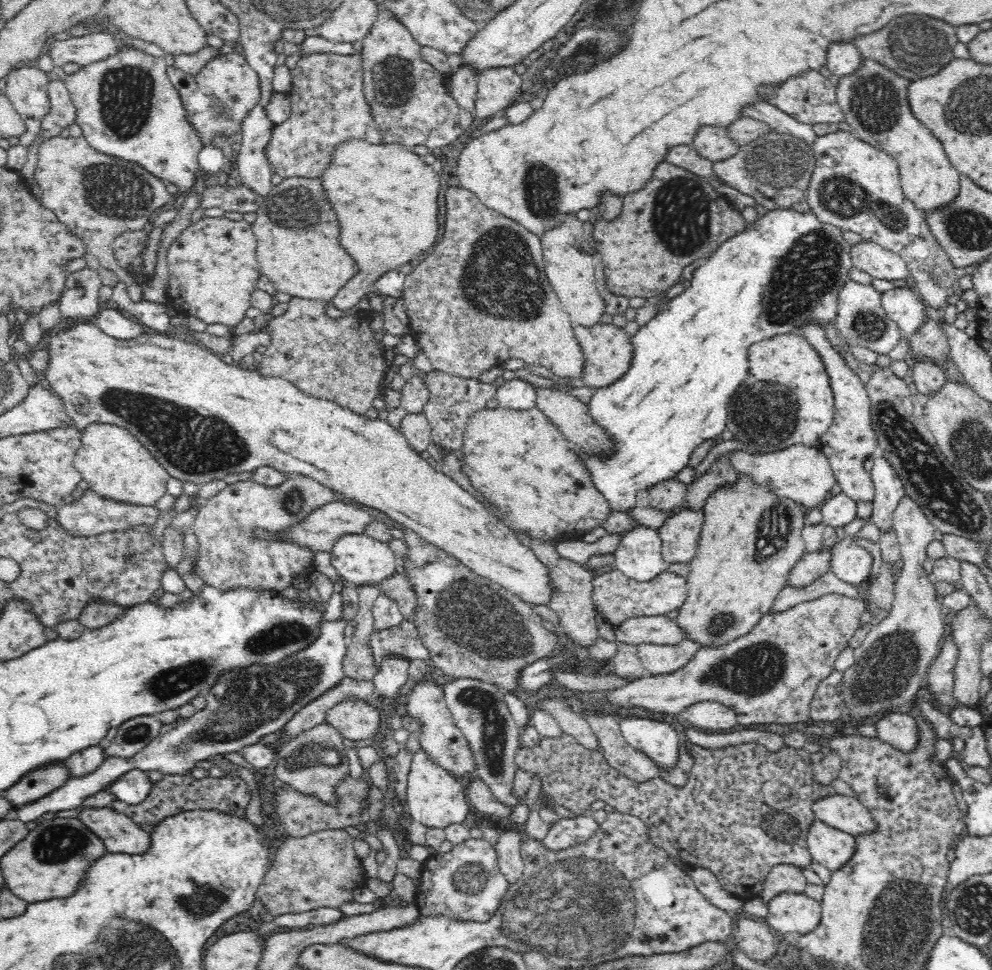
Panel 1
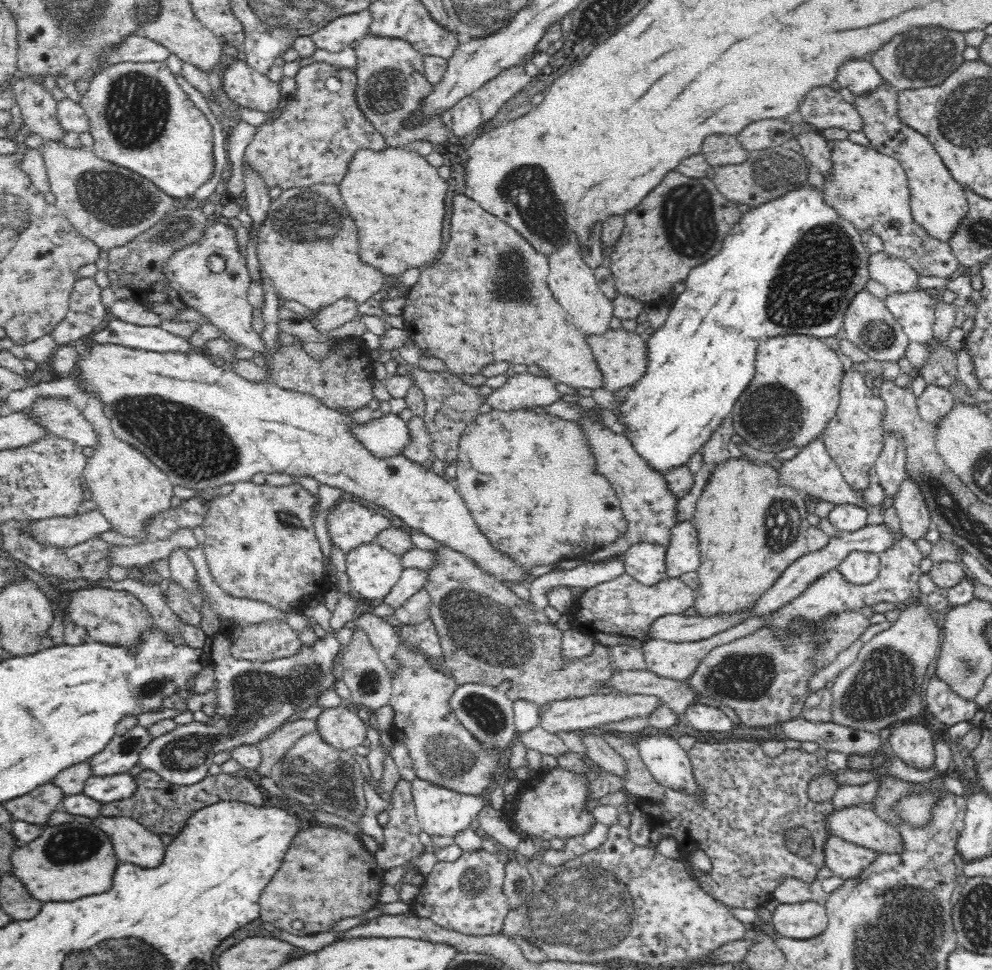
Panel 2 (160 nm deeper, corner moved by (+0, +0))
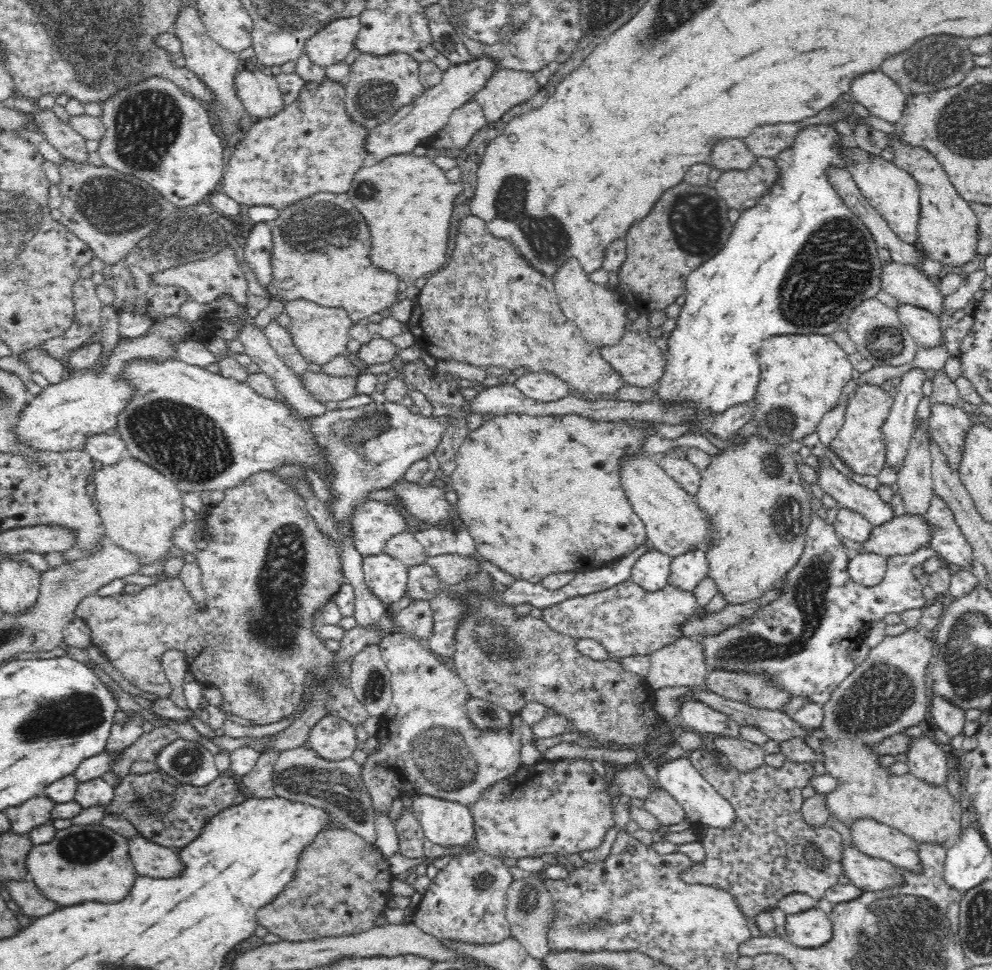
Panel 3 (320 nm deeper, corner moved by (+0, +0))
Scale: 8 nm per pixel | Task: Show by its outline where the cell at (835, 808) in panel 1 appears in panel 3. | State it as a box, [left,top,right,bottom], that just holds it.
[850,819,922,874]

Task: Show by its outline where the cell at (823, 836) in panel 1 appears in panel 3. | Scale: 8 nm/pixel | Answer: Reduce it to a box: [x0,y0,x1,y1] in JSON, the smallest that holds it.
[843,846,906,893]

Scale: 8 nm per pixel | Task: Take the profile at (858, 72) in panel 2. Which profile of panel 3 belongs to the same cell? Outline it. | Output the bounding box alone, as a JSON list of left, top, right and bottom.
[850,70,907,124]

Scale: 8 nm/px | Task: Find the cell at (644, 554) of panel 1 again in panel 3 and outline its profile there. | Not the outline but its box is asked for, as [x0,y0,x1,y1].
[631,548,672,592]

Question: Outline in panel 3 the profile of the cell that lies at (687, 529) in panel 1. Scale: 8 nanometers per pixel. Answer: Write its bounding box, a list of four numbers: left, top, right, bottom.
[668,551,709,592]

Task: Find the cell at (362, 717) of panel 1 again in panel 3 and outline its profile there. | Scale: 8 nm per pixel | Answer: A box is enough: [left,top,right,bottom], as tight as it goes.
[303,715,356,761]

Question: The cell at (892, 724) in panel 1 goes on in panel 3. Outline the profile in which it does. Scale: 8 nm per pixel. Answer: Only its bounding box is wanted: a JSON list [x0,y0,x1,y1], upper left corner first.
[902,736,954,788]

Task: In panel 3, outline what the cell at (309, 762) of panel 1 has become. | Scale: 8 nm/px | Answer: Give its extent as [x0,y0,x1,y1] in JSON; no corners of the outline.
[273,746,377,845]

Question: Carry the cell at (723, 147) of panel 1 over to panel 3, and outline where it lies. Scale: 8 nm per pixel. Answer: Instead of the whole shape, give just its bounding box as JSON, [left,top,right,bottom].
[712,140,757,171]

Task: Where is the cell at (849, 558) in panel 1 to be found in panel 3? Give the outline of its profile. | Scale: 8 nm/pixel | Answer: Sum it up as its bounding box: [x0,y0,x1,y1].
[847,554,886,586]

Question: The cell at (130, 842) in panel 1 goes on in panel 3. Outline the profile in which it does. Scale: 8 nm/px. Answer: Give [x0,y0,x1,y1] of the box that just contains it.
[129,834,186,880]

